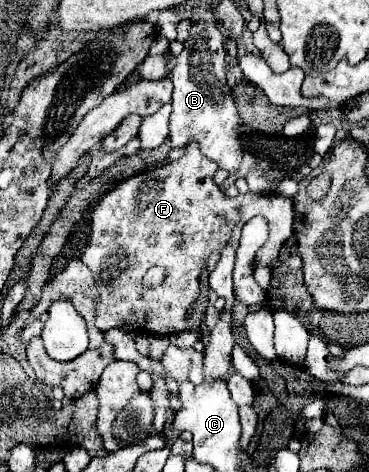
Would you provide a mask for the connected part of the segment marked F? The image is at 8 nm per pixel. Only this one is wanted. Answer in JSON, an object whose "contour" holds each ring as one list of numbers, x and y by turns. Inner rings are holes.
{"contour":[[188,143,184,151,174,163,126,179,106,193,92,211,90,243,82,261,92,271,100,291,96,325,102,331,118,327,120,321,128,323,134,331,156,335,170,336,190,329,186,313,198,297,198,277,206,269,210,253,216,249,222,251,230,239,228,231,216,237,214,229,234,229,238,221,248,221,256,215,266,217,270,221,270,237,256,253,256,265,270,265,278,257,286,237,294,233,294,207,288,199,256,193,234,199,226,197,214,183,218,165,202,155,198,143],[152,265,164,267,166,277,162,285,136,293,136,285,142,283]]}

